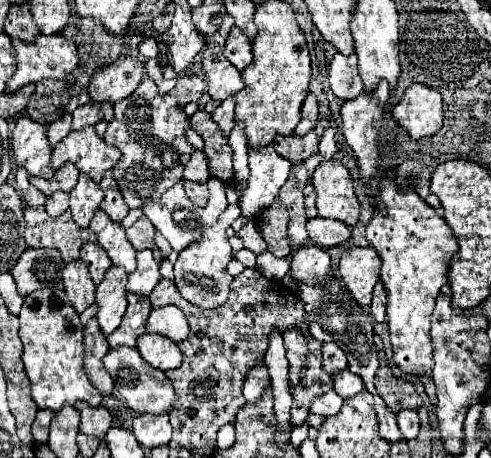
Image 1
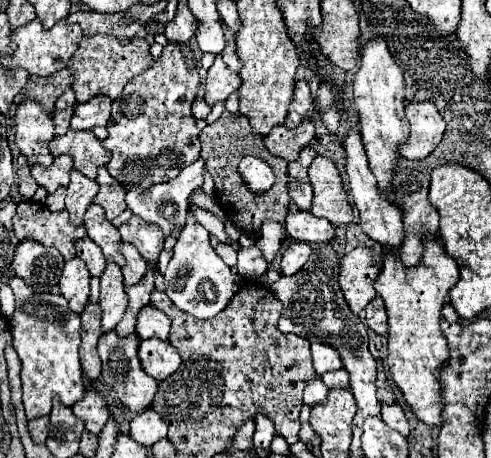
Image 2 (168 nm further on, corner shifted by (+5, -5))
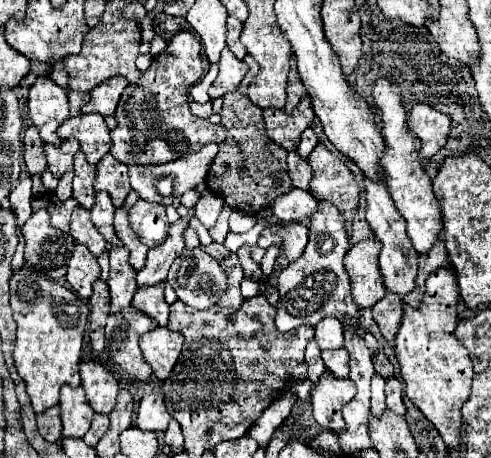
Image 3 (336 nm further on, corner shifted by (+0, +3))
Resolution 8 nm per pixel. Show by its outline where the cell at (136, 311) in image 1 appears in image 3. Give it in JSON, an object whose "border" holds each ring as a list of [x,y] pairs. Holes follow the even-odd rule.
{"border":[[[188,210],[188,216],[182,216],[178,222],[170,224],[168,238],[148,250],[148,258],[144,268],[138,272],[138,286],[152,286],[166,280],[166,274],[174,262],[176,256],[184,250],[184,230],[188,228],[188,222],[194,218],[194,210]]]}

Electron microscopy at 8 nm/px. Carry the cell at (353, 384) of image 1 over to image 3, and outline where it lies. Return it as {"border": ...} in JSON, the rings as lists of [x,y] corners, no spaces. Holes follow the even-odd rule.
{"border":[[[338,348],[334,352],[326,350],[326,352],[322,352],[322,360],[324,360],[326,368],[330,372],[334,372],[338,378],[348,376],[348,352],[346,352],[346,348]]]}

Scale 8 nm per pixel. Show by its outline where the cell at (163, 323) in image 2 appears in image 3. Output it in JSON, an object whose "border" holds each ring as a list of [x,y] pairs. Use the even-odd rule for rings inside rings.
{"border":[[[164,282],[150,288],[136,288],[132,306],[152,316],[158,322],[158,326],[168,326],[170,306],[164,302]]]}

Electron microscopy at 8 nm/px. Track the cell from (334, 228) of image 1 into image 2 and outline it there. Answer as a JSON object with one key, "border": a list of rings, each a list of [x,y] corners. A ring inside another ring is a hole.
{"border":[[[289,212],[285,218],[285,228],[293,240],[307,244],[327,244],[335,238],[335,226],[325,218],[313,216],[311,212]]]}

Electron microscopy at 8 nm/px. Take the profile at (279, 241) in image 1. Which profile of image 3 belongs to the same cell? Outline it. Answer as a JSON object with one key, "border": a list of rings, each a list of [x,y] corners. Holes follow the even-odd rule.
{"border":[[[234,90],[224,96],[224,108],[220,116],[222,126],[226,128],[226,142],[218,146],[220,150],[210,164],[206,188],[222,196],[230,208],[254,216],[260,210],[270,208],[276,196],[292,188],[292,180],[286,170],[288,152],[266,136],[262,110],[252,104],[242,90]]]}

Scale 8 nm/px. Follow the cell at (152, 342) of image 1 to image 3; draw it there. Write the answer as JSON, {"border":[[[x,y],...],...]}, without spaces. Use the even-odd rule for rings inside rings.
{"border":[[[156,328],[140,338],[140,350],[158,380],[166,380],[178,362],[182,350],[182,334],[168,328]]]}

